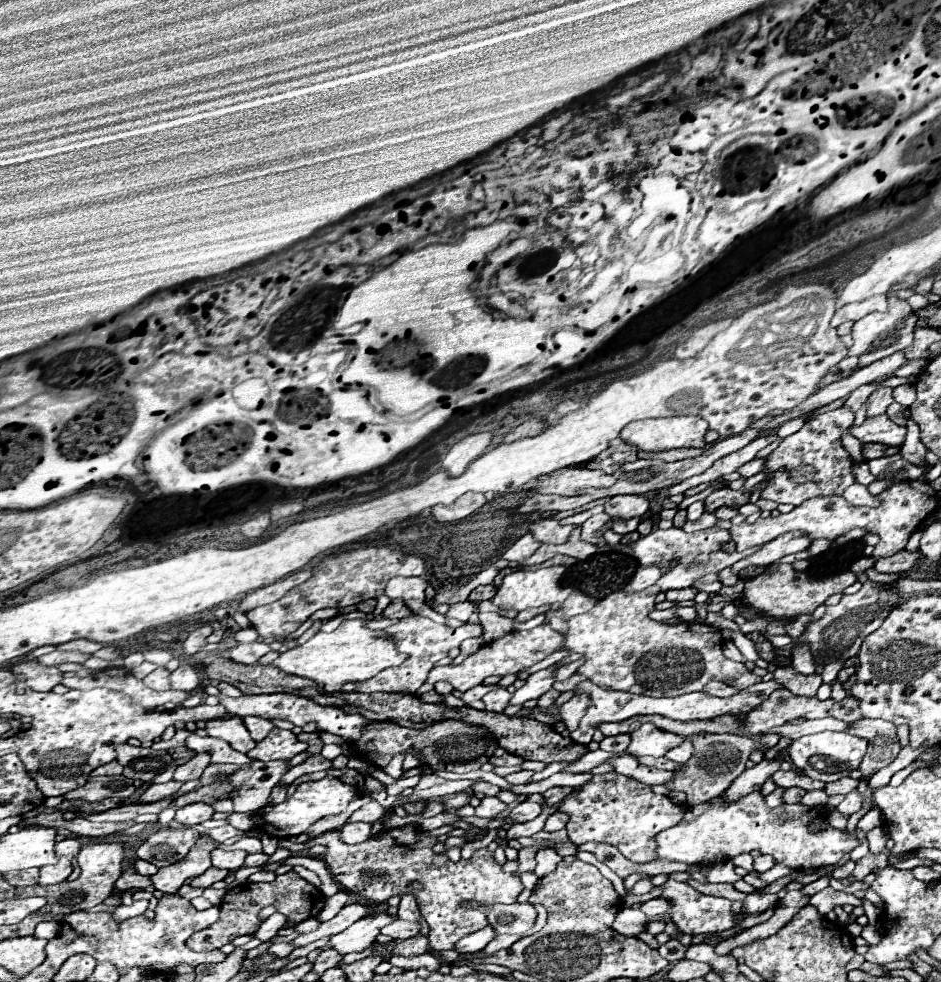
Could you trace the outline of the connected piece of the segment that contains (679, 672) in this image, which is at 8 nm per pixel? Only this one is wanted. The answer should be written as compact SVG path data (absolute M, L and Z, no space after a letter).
M657 584L639 592L613 592L589 612L569 620L563 646L569 652L581 652L585 656L579 674L605 690L645 696L681 696L703 690L711 680L733 680L731 686L743 690L761 680L747 670L745 664L723 656L723 638L717 628L699 622L681 622L673 626L653 622L647 614L653 610L659 592L661 588Z

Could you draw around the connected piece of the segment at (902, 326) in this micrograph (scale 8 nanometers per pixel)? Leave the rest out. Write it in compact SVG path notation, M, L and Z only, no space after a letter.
M889 296L889 308L887 312L871 312L865 318L857 320L853 326L853 346L849 348L849 356L857 356L861 360L861 366L867 366L879 358L885 358L893 352L899 352L907 348L913 342L913 328L917 324L917 314L909 306L907 300L901 300L897 296Z

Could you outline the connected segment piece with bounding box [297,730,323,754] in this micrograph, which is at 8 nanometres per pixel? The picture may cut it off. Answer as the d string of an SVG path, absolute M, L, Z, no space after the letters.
M315 730L315 732L311 732L311 734L307 734L307 732L301 732L299 736L297 736L301 742L307 742L307 752L309 754L319 754L321 752L321 748L323 748L323 742L321 742L321 738L319 738L319 730Z

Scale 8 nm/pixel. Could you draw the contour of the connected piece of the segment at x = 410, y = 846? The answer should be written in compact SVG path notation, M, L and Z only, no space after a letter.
M415 826L385 830L379 836L357 846L343 844L339 840L339 832L327 832L315 840L309 840L305 848L325 844L325 862L331 874L339 880L339 884L345 886L345 890L377 904L385 902L393 894L409 892L409 882L421 882L423 888L415 894L419 900L419 910L427 920L429 930L433 932L433 938L429 938L429 946L435 952L453 950L463 936L487 924L485 914L477 910L477 907L471 906L470 902L513 904L523 890L523 884L517 876L503 872L501 866L495 862L494 853L486 848L476 850L469 862L461 860L455 864L447 856L433 852L433 846L437 842L435 838L419 838L417 832L419 828Z

